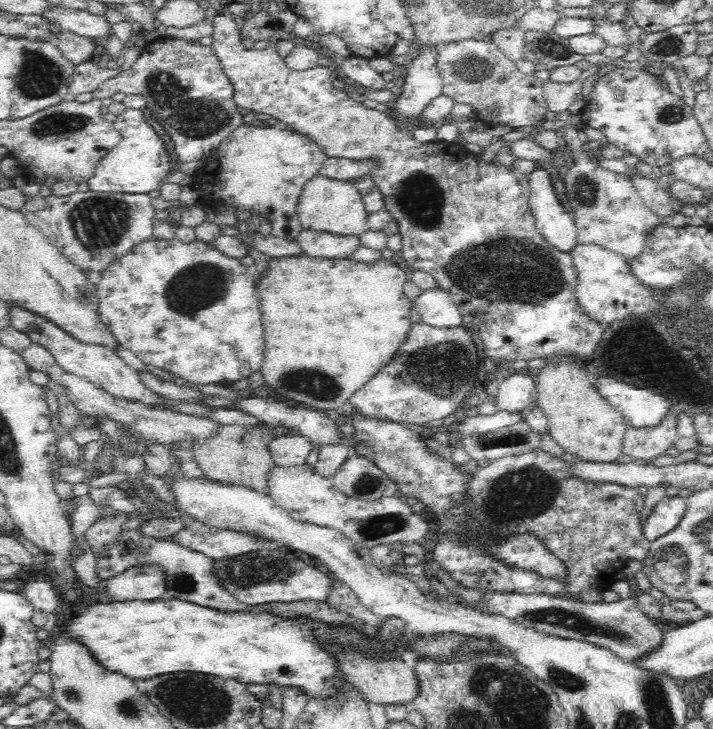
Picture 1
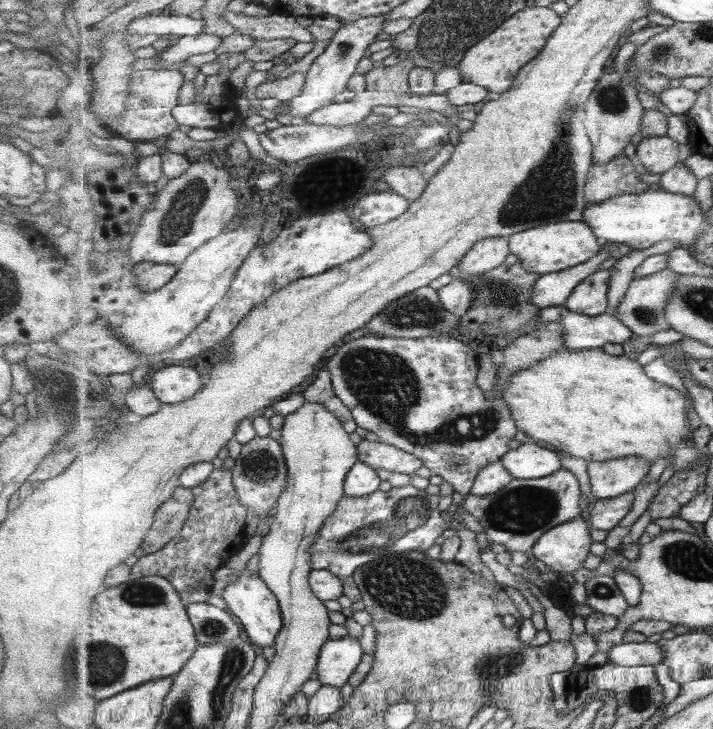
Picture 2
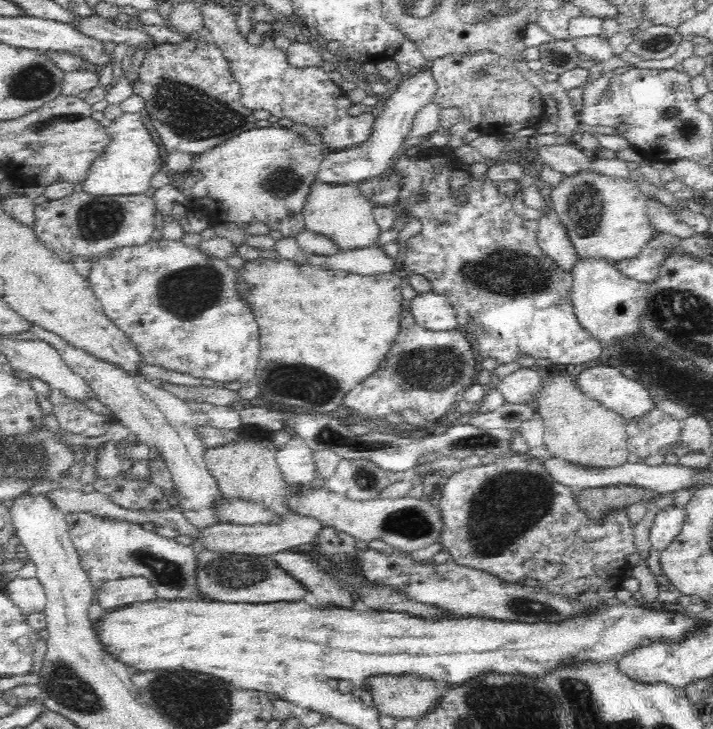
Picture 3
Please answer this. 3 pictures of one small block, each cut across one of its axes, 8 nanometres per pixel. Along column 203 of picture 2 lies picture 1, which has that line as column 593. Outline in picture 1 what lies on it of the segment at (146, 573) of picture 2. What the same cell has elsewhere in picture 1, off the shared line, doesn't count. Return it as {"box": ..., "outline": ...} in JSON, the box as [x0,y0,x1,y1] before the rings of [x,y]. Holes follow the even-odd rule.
{"box":[430,450,651,603],"outline":[[[532,450],[532,453],[527,454],[516,454],[516,457],[504,457],[496,458],[496,461],[490,461],[489,466],[486,468],[480,468],[476,472],[472,473],[473,476],[470,478],[464,491],[461,491],[460,496],[456,503],[451,505],[452,513],[454,511],[466,511],[466,516],[462,518],[464,521],[464,527],[466,530],[462,534],[457,532],[444,532],[437,538],[437,542],[433,543],[433,552],[430,557],[433,561],[436,561],[440,565],[441,569],[446,571],[452,576],[452,579],[457,581],[462,587],[467,589],[475,588],[475,590],[482,590],[487,588],[488,590],[500,590],[504,592],[519,592],[520,594],[570,594],[574,598],[580,598],[580,602],[585,603],[596,603],[600,602],[600,594],[605,590],[610,589],[612,582],[618,580],[617,574],[623,570],[629,560],[639,560],[643,563],[648,558],[648,554],[651,542],[643,535],[643,530],[640,529],[640,511],[645,506],[645,498],[637,492],[636,489],[625,488],[618,484],[604,482],[588,482],[585,484],[583,480],[576,477],[572,477],[569,470],[568,462],[563,461],[558,457],[551,456],[549,453],[544,453],[544,450]],[[514,535],[534,535],[540,543],[544,544],[544,547],[548,549],[548,553],[552,554],[554,558],[564,564],[567,576],[564,579],[554,579],[554,577],[544,577],[544,575],[538,574],[536,571],[522,569],[520,567],[512,567],[506,565],[502,559],[496,559],[492,557],[492,553],[487,550],[485,544],[488,541],[505,541]]]}

